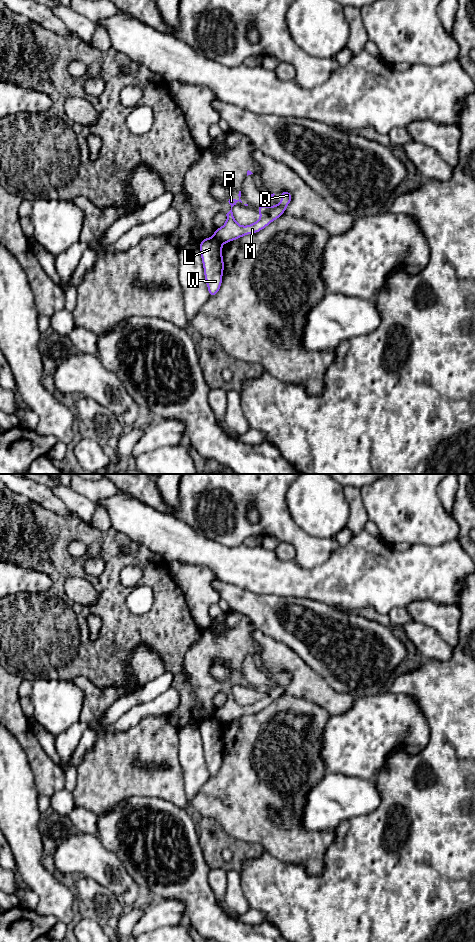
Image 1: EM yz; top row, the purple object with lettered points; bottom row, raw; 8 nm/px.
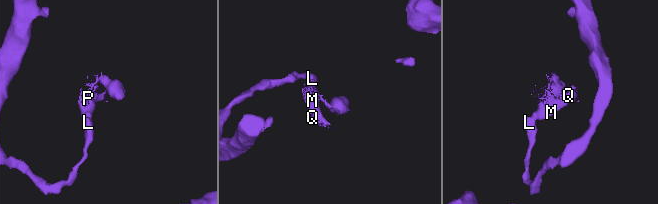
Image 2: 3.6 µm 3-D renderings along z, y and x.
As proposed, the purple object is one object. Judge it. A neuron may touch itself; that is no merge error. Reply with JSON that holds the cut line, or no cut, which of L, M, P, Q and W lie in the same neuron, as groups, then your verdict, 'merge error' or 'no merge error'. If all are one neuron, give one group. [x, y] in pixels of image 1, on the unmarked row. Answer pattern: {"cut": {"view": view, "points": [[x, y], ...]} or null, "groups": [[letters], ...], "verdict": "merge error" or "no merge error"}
{"cut": {"view": "yz", "points": [[213, 716], [221, 724]]}, "groups": [["L", "W"], ["M", "P", "Q"]], "verdict": "merge error"}

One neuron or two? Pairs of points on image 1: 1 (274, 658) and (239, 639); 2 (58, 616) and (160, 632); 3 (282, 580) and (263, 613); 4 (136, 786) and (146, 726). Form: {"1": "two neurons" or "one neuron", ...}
{"1": "two neurons", "2": "one neuron", "3": "two neurons", "4": "one neuron"}

